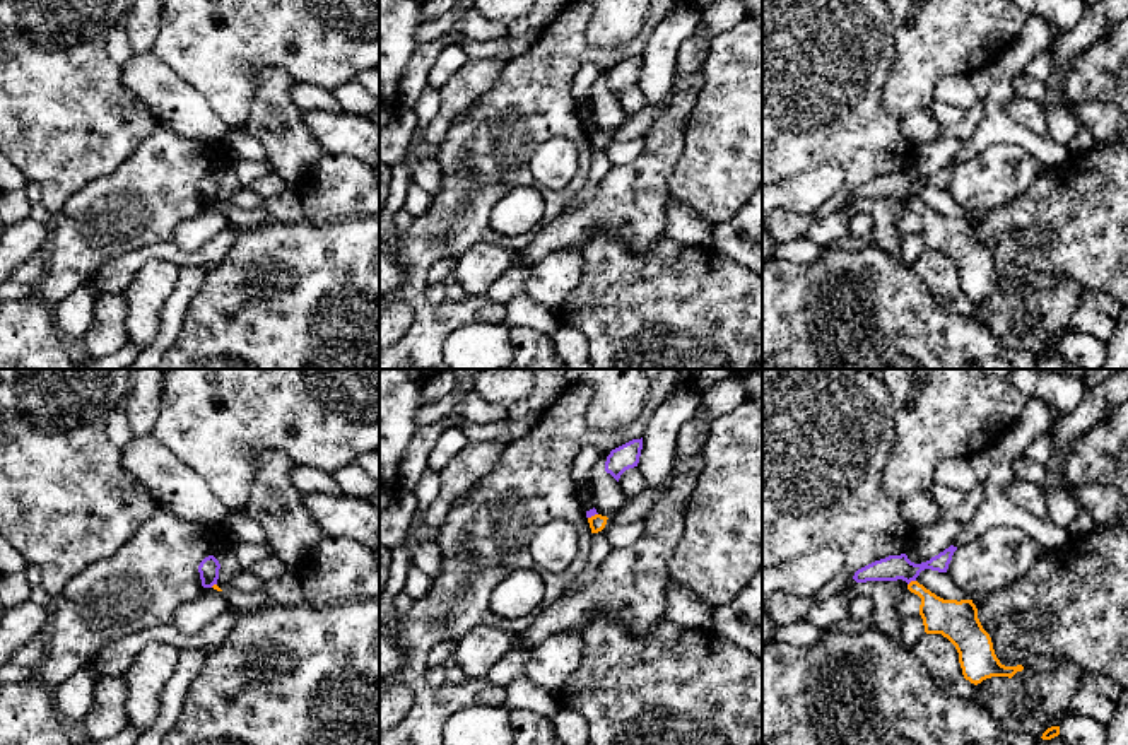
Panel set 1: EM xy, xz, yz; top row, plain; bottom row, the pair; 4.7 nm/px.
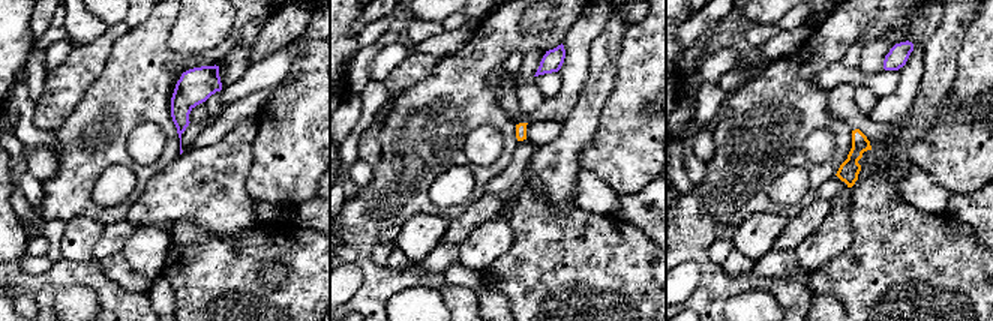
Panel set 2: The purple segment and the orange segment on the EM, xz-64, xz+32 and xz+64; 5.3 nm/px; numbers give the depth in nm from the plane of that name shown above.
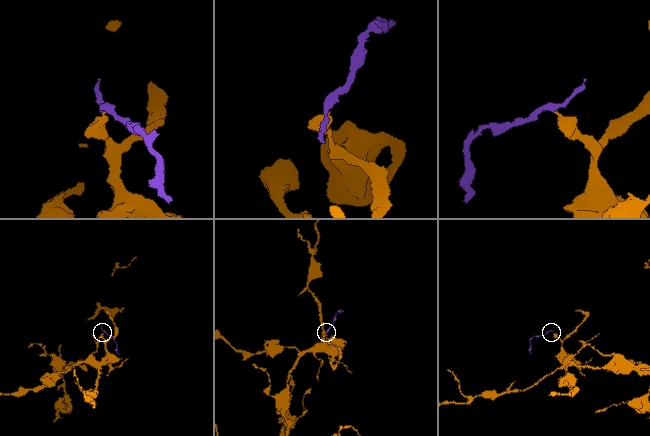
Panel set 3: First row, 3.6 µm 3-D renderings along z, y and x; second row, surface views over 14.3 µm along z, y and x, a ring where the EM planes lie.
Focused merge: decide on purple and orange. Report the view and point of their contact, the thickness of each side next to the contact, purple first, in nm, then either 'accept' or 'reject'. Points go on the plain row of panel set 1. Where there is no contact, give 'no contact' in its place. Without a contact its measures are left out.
meets purple in yz at (911, 197); 120 nm thick on the purple side, 180 nm on the other; reject

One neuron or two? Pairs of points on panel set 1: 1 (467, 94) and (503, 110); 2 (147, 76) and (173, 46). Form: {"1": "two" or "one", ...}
{"1": "two", "2": "two"}

